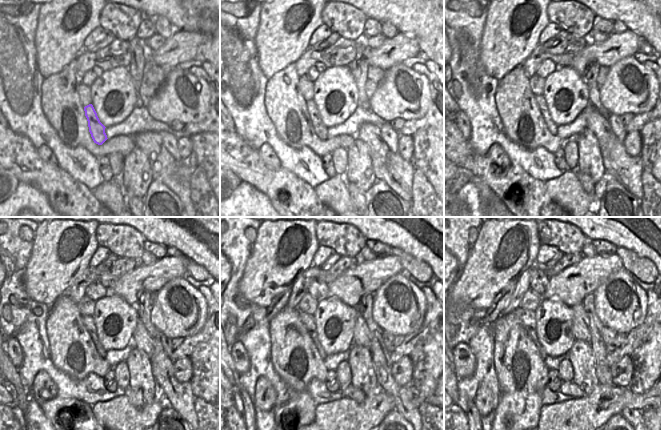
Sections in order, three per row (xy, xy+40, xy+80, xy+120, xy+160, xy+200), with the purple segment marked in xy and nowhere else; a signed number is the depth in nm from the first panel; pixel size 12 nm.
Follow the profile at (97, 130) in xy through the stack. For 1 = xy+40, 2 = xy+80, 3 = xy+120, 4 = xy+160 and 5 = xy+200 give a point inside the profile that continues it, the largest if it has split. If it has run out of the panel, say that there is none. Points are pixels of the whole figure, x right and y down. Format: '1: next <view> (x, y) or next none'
1: next xy+40 (321, 130)
2: next xy+80 (552, 127)
3: next xy+120 (88, 321)
4: next xy+160 (308, 320)
5: next xy+200 (527, 317)

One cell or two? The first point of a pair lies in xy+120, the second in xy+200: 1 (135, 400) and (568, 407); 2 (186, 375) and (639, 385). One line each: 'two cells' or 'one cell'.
1: two cells
2: two cells

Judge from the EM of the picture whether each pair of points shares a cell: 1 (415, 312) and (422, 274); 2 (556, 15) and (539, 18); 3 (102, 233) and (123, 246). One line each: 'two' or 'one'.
1: two
2: two
3: one

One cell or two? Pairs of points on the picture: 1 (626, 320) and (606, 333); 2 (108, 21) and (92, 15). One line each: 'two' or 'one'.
1: two
2: two

